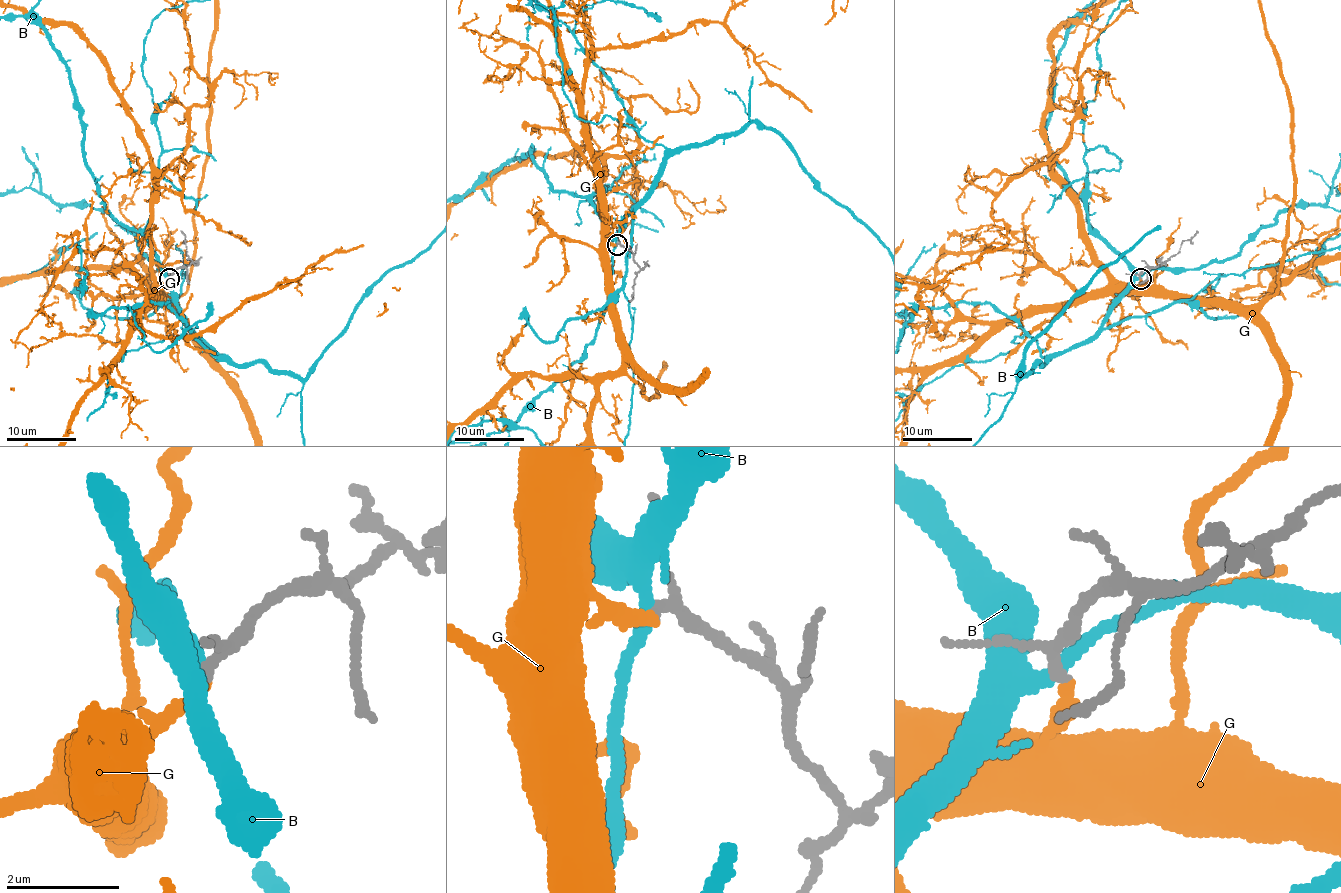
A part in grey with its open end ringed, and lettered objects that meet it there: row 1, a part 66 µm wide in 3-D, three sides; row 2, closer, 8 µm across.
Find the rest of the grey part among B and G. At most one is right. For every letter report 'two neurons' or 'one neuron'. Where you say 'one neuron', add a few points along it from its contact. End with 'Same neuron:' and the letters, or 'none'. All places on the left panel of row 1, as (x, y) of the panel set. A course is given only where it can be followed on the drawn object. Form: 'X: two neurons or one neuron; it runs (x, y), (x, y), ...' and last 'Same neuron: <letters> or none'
B: two neurons
G: one neuron
Same neuron: G

